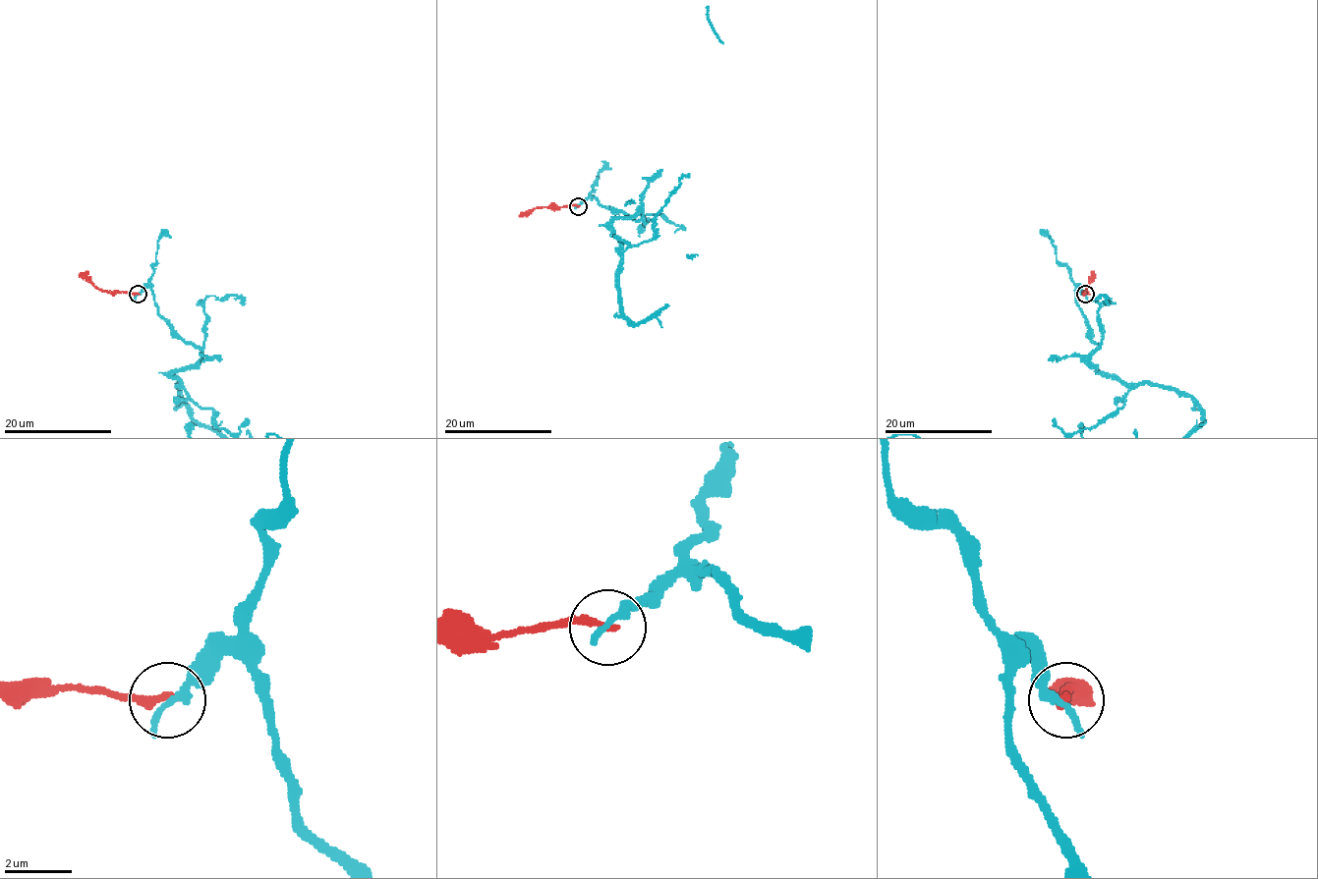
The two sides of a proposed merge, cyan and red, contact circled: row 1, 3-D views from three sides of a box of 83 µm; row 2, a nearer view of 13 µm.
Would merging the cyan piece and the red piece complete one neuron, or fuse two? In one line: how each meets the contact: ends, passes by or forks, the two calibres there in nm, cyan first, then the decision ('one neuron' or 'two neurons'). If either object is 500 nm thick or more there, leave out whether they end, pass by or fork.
cyan ends | red ends | 280/240 nm | two neurons

